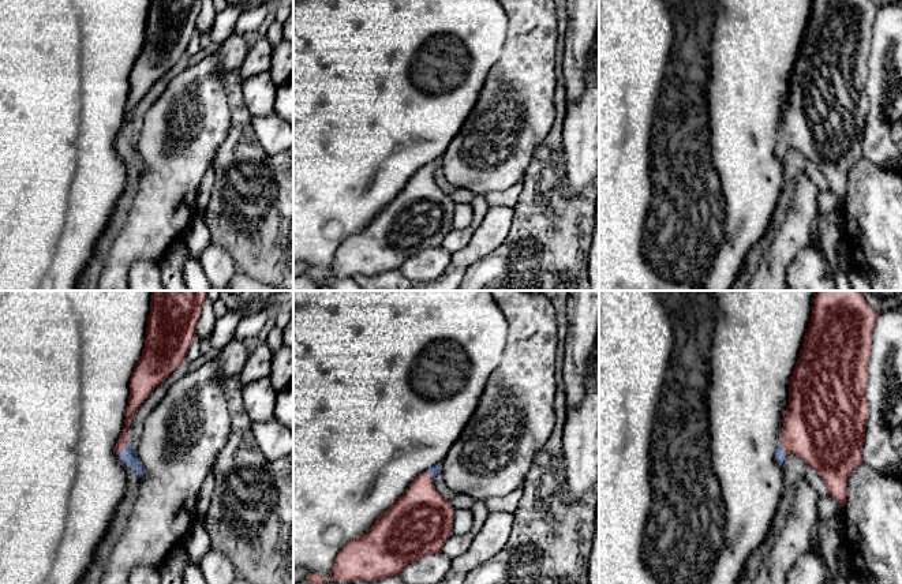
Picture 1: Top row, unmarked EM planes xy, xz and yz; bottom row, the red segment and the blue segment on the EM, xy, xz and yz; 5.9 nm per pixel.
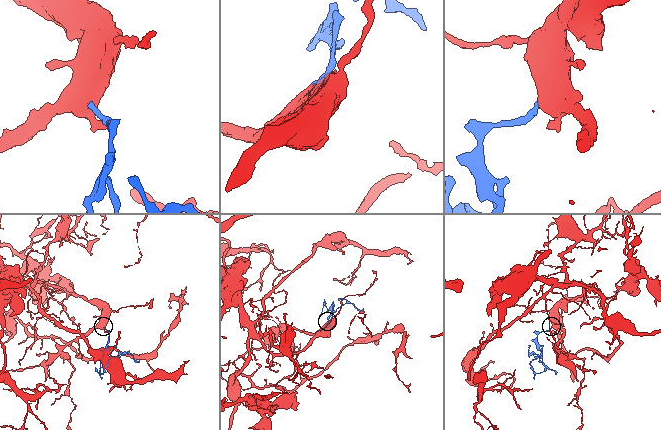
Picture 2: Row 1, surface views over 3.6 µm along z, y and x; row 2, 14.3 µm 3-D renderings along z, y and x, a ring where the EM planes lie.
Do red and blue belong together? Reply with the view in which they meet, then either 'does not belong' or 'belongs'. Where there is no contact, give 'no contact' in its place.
meets red in xy; belongs

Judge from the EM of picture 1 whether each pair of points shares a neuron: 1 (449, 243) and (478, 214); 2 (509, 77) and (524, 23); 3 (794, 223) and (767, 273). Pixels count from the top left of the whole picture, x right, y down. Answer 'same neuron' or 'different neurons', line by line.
1: same neuron
2: same neuron
3: same neuron

